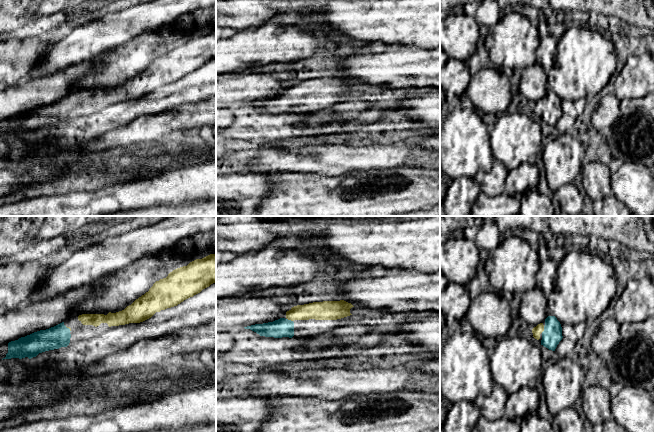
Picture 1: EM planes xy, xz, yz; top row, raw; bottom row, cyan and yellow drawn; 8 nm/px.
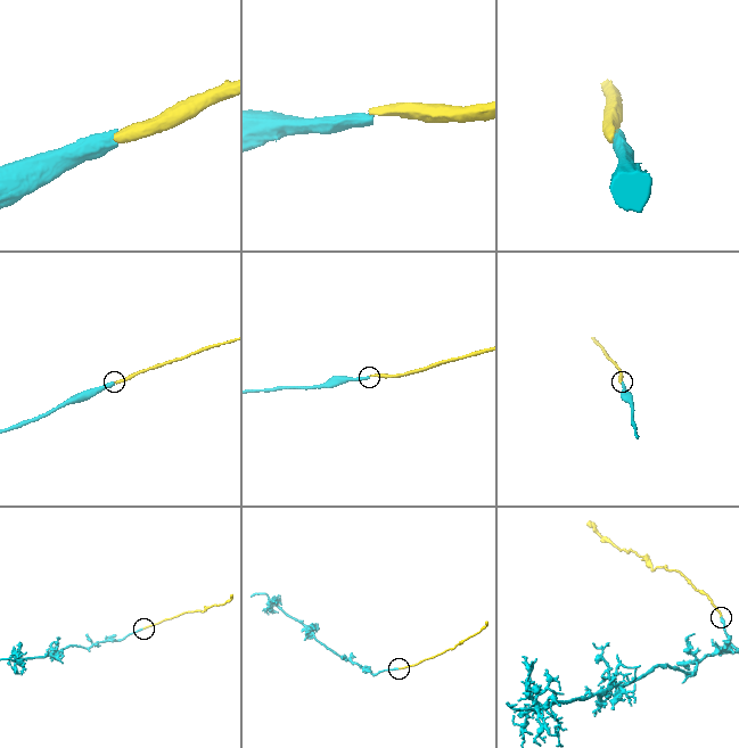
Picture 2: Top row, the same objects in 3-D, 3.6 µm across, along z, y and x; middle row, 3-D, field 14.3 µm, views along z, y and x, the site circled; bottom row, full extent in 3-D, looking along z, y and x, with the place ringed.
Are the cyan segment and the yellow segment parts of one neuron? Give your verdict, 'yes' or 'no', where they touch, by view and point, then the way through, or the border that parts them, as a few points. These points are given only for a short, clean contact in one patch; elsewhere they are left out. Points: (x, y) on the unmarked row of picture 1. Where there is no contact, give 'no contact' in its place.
yes | yz (544, 105) | across yz (551, 112), (544, 105), (537, 106)

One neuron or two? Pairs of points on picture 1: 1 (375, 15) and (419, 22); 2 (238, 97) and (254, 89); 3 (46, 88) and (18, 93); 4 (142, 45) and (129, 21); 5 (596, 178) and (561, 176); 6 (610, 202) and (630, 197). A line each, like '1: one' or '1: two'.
1: one
2: one
3: one
4: two
5: two
6: two

